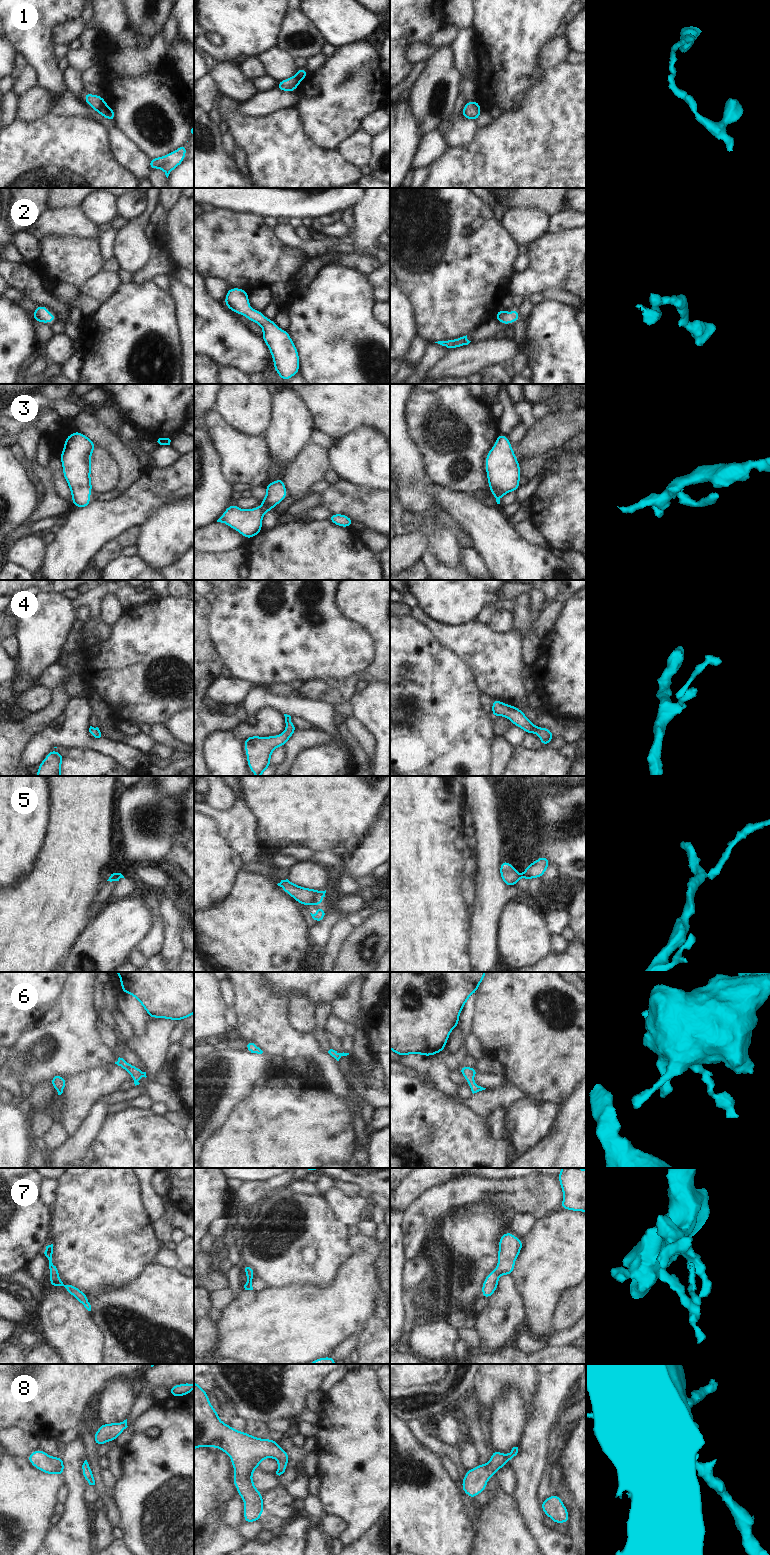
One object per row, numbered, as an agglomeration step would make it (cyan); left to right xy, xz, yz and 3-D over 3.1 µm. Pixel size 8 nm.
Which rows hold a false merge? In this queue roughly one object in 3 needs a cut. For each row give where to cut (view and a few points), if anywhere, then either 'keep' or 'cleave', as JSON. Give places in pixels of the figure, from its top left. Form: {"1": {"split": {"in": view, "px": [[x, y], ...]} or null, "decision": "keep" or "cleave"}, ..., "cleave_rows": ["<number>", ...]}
{"1": {"split": {"in": "xy", "px": [[105, 102], [96, 110]]}, "decision": "cleave"}, "2": {"split": null, "decision": "keep"}, "3": {"split": null, "decision": "keep"}, "4": {"split": null, "decision": "keep"}, "5": {"split": {"in": "yz", "px": [[521, 875], [518, 879]]}, "decision": "cleave"}, "6": {"split": null, "decision": "keep"}, "7": {"split": null, "decision": "keep"}, "8": {"split": null, "decision": "keep"}, "cleave_rows": ["1", "5"]}

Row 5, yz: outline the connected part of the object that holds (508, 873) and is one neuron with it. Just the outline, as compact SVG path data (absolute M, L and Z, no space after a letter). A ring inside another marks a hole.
M501 861L500 876L506 886L515 886L520 879L520 874L516 868L507 861Z

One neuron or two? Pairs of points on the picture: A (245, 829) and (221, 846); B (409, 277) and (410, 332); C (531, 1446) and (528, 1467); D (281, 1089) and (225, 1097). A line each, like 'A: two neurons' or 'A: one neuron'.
A: two neurons
B: two neurons
C: one neuron
D: two neurons

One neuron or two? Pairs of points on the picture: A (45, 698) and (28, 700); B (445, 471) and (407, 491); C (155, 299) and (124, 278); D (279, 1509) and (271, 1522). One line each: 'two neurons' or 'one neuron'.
A: one neuron
B: two neurons
C: two neurons
D: two neurons

